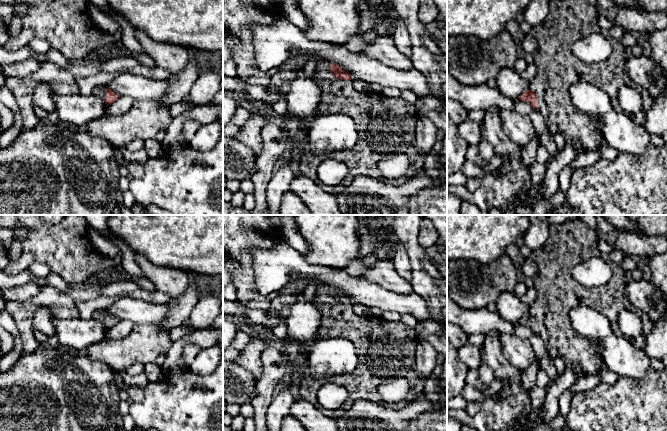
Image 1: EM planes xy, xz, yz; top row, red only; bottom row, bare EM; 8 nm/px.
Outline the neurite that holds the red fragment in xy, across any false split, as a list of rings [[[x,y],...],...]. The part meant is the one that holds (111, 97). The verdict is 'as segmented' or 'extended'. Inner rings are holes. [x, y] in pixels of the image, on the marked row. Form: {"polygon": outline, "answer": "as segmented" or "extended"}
{"polygon": [[[105,85],[94,88],[93,94],[102,97],[107,106],[114,103],[120,97],[120,95],[106,88]]], "answer": "extended"}

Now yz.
{"polygon": [[[530,89],[524,91],[519,97],[519,100],[529,103],[534,110],[538,109],[538,101],[536,94]]], "answer": "as segmented"}

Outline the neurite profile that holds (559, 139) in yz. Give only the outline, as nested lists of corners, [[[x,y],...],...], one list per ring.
[[[556,133],[553,135],[553,138],[554,138],[554,141],[556,143],[558,150],[559,151],[562,150],[566,144],[565,139],[564,139],[564,135],[562,133]]]

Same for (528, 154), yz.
[[[534,137],[525,147],[522,148],[521,158],[525,165],[532,166],[536,162],[536,153],[539,145],[539,139]]]

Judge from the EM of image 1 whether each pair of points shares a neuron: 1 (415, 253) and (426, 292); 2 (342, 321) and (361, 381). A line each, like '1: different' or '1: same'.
1: same
2: same

